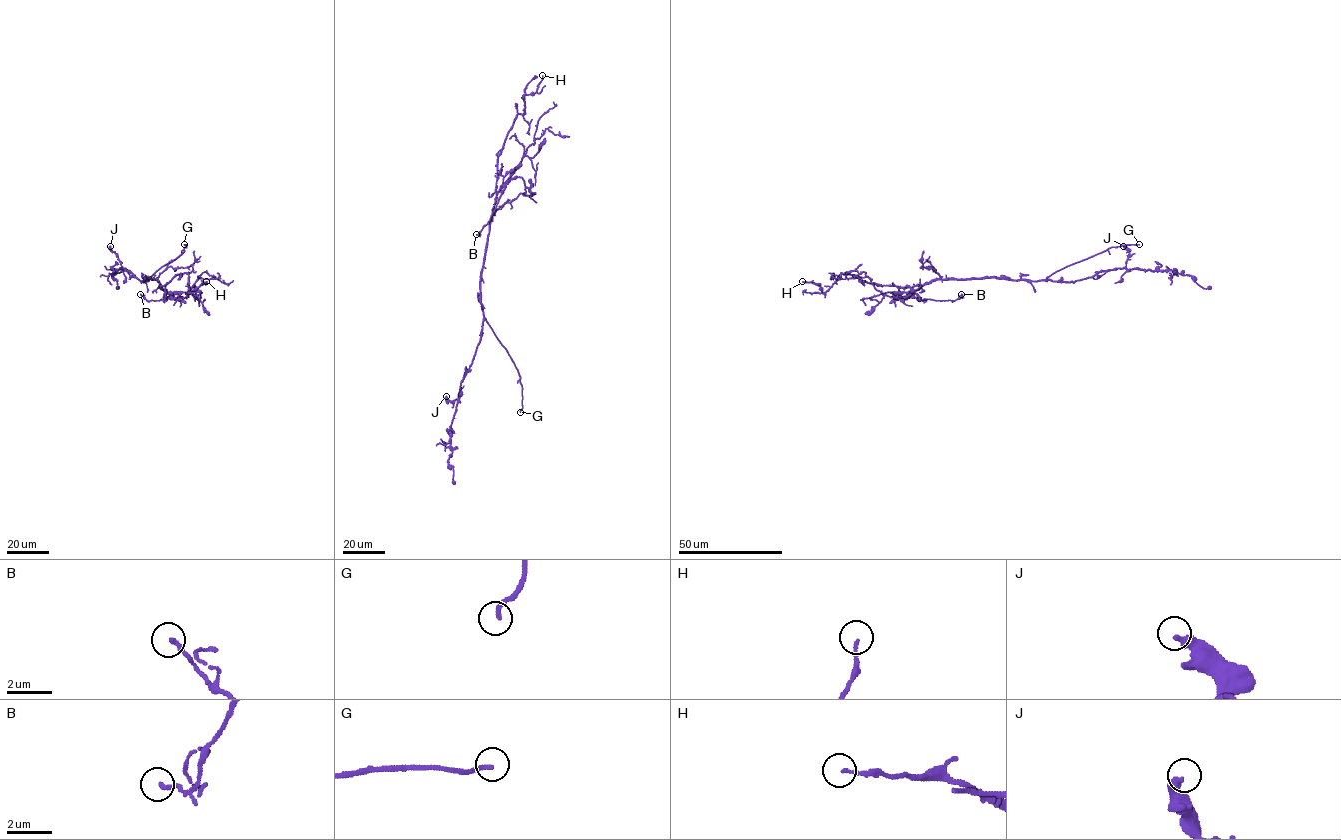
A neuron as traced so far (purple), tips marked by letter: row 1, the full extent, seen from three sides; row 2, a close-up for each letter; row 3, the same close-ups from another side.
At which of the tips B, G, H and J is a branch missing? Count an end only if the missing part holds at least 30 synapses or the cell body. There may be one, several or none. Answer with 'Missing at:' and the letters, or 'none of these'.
Missing at: G

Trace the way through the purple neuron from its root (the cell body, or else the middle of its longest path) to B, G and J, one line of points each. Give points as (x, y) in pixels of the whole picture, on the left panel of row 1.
B: (145, 278), (156, 279), (168, 297), (147, 301), (140, 294)
G: (145, 278), (148, 280), (179, 255), (186, 247), (184, 244)
J: (145, 278), (147, 280), (141, 281), (123, 268), (110, 246)

